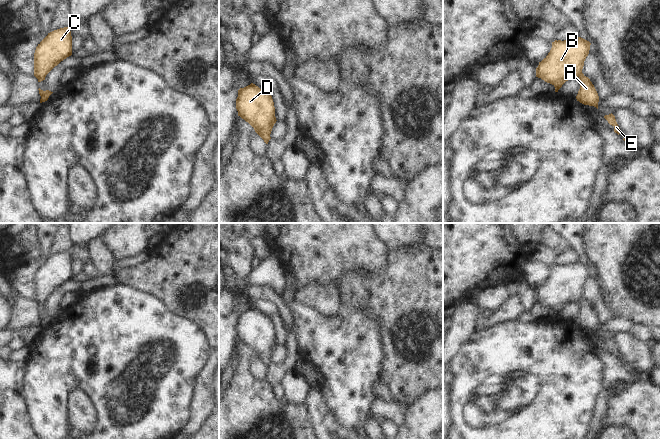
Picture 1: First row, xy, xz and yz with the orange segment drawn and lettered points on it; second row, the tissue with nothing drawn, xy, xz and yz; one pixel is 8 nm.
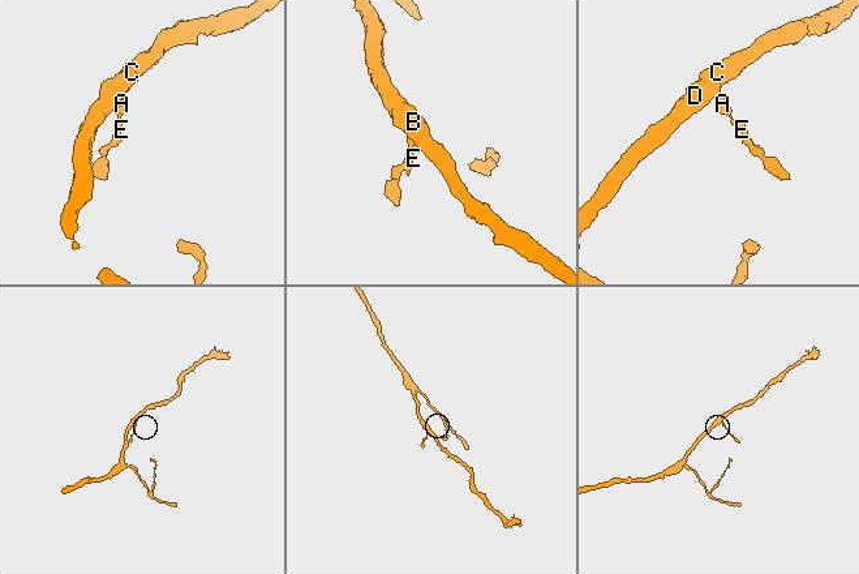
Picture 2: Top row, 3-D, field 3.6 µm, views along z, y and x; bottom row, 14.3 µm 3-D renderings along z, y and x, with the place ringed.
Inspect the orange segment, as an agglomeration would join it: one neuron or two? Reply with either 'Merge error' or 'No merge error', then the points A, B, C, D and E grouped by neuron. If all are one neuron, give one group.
No merge error. Groups: A B C D E.

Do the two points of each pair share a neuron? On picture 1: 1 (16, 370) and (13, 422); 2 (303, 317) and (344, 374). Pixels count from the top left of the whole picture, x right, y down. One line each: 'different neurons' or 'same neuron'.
1: same neuron
2: same neuron

